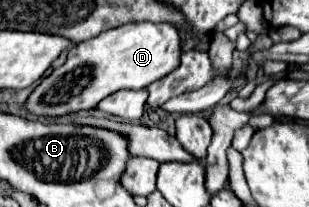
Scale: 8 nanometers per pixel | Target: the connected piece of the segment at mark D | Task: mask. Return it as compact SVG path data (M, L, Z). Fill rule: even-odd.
M136 22L136 24L124 24L118 28L112 28L92 40L86 40L86 42L72 46L72 50L68 52L66 64L56 68L30 94L30 98L26 100L26 110L32 114L38 114L38 116L62 116L62 114L82 110L82 104L90 104L92 108L96 108L102 98L106 98L118 90L124 90L124 88L138 90L138 88L144 88L156 80L164 78L164 74L172 72L180 64L180 54L182 54L180 52L180 36L178 36L178 26L174 26L174 24Z

